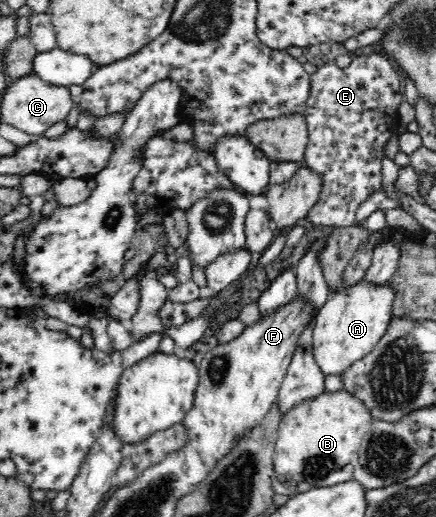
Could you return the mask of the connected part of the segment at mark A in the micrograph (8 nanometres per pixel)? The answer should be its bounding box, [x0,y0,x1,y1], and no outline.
[312,278,395,375]

